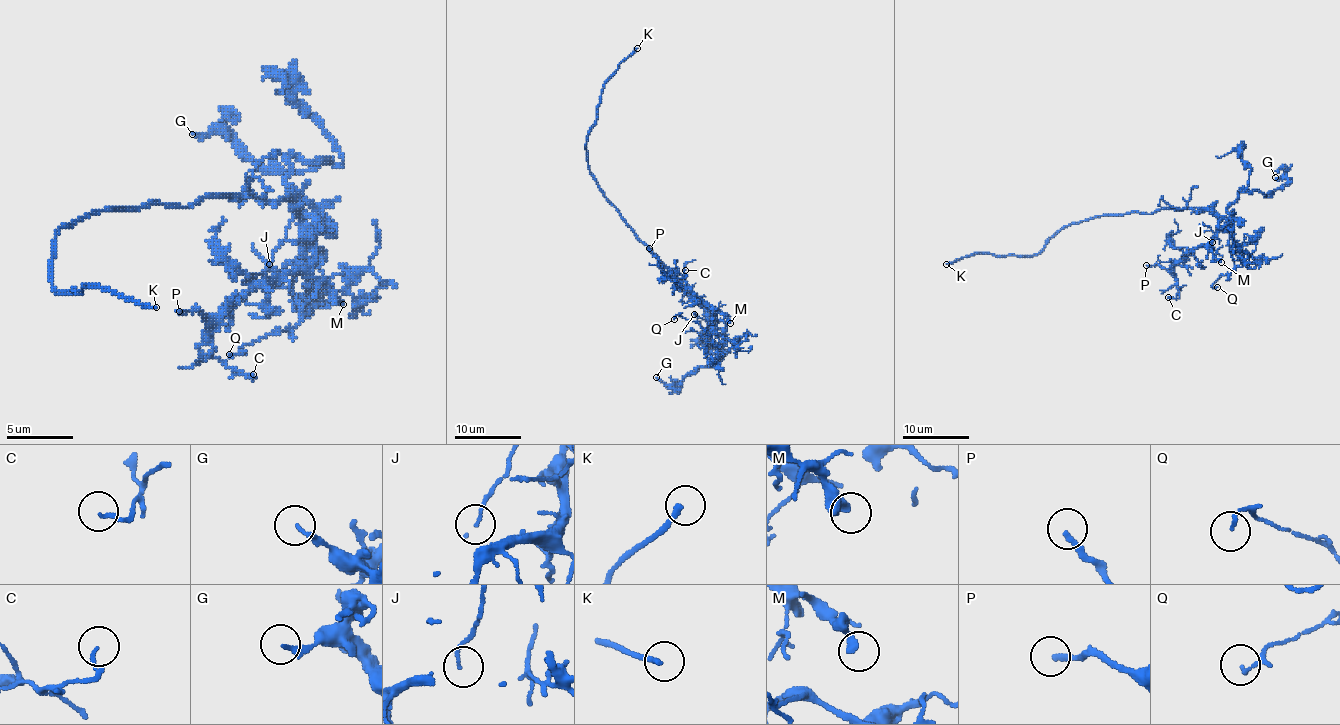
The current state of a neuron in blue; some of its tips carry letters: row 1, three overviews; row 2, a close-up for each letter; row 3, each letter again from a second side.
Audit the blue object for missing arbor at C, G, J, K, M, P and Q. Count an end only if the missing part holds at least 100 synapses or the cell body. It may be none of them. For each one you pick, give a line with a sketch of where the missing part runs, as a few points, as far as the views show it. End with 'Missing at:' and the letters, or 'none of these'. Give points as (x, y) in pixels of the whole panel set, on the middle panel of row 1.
Missing at: K

